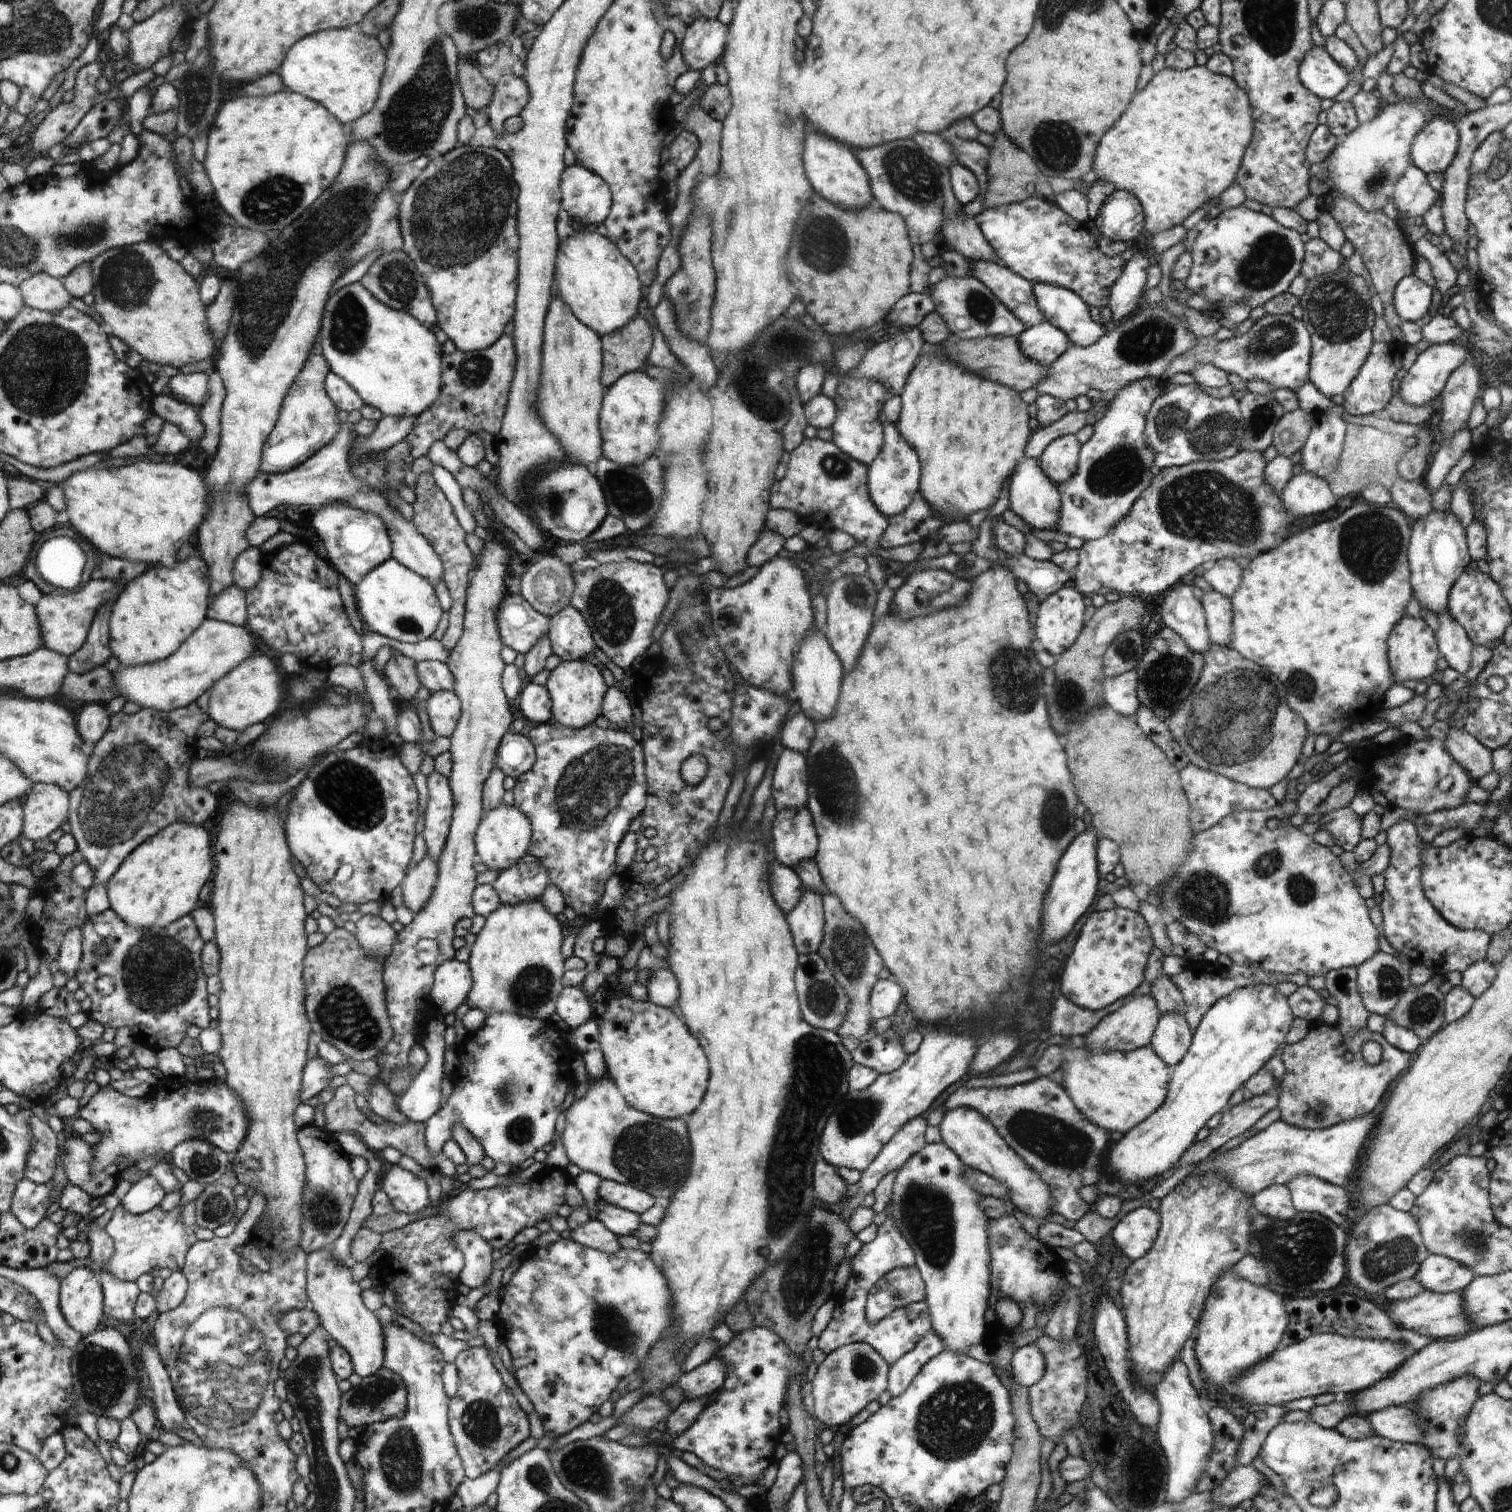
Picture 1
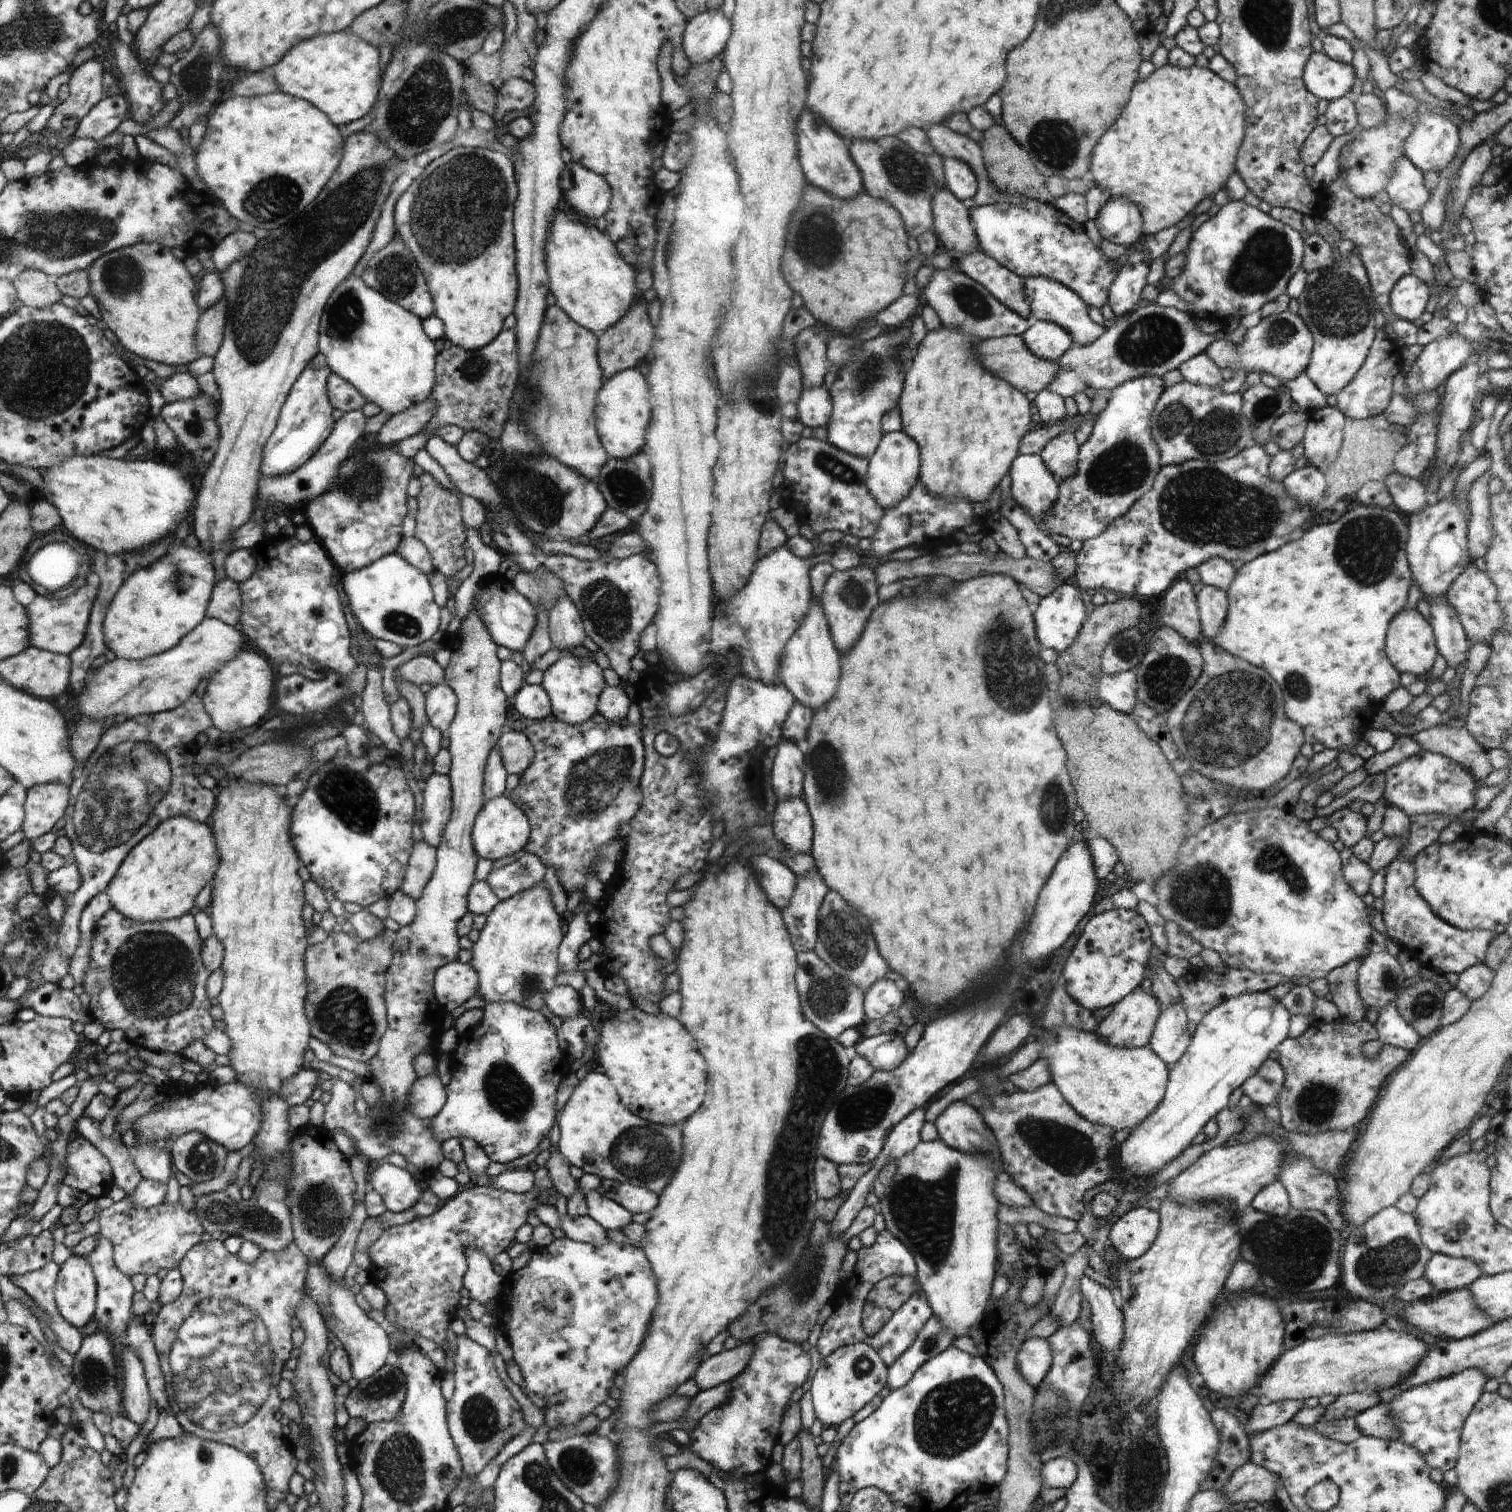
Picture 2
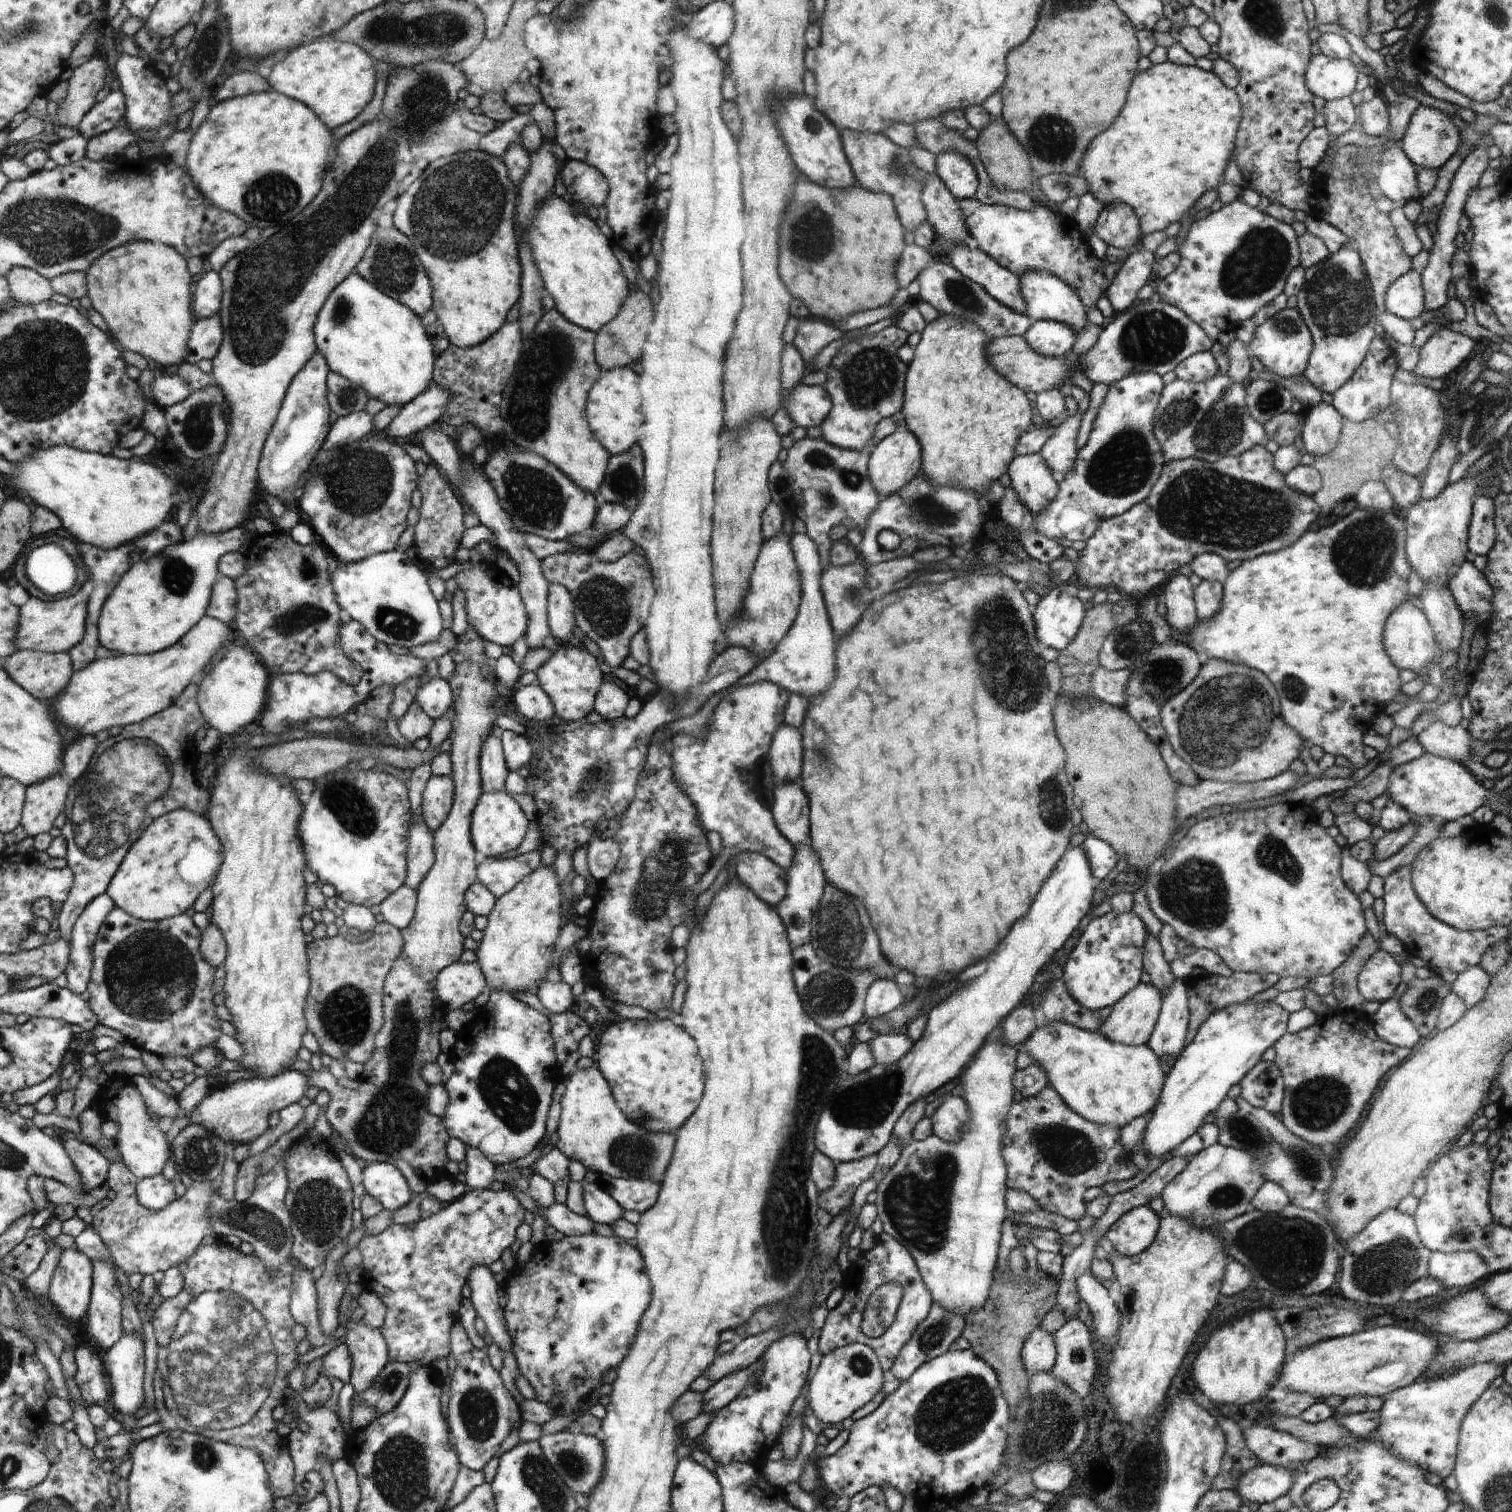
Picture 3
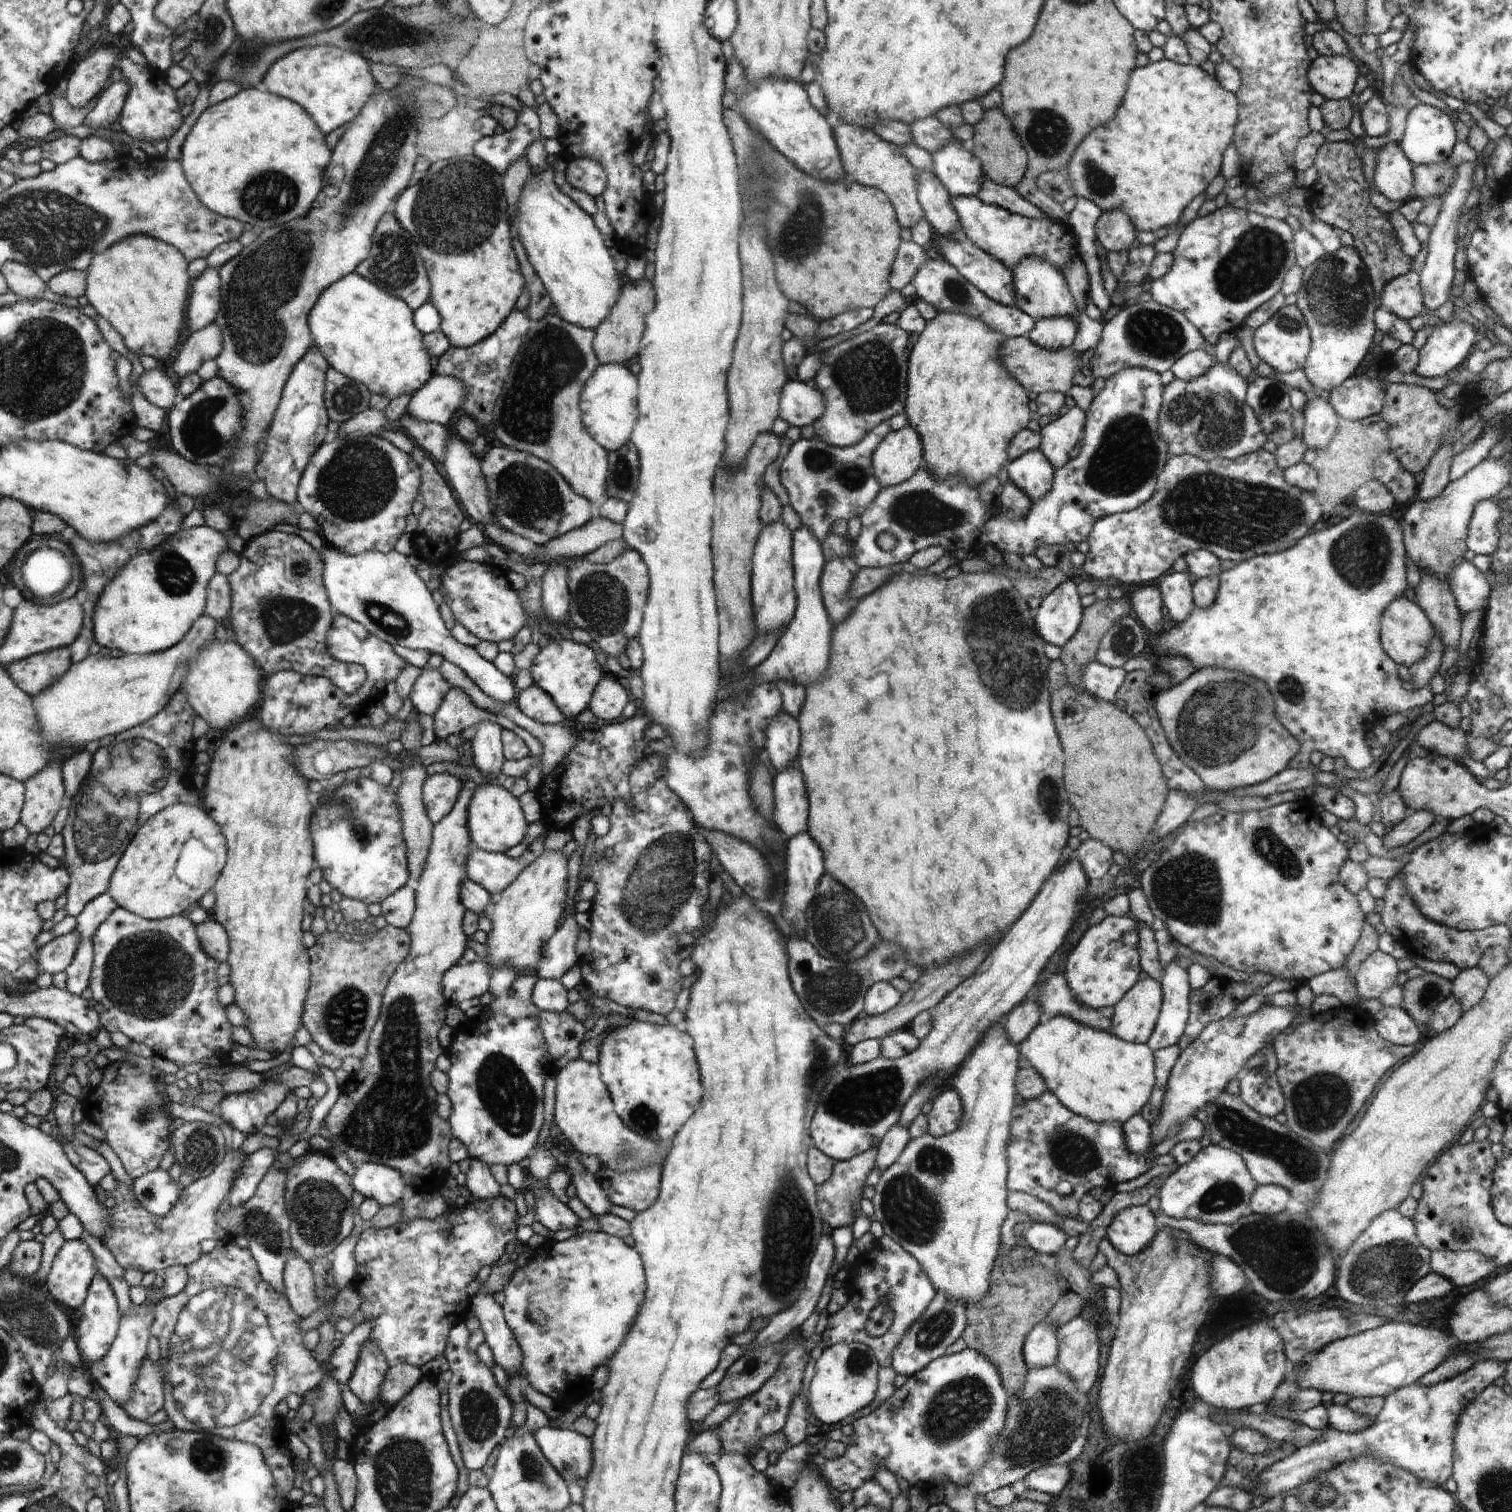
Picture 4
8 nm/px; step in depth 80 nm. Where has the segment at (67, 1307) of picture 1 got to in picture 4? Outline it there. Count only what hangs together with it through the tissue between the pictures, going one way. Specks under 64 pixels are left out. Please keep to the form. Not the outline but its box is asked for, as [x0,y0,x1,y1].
[47,1240,98,1311]

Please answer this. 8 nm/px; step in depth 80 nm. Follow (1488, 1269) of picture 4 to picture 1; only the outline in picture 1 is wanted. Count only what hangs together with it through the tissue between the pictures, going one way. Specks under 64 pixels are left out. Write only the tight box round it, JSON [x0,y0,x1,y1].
[1414,1253,1474,1293]

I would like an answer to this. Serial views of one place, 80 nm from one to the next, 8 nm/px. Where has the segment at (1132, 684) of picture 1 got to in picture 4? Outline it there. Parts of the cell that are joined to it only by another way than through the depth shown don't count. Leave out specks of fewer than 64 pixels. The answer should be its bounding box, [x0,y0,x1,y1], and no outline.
[1082,660,1126,703]

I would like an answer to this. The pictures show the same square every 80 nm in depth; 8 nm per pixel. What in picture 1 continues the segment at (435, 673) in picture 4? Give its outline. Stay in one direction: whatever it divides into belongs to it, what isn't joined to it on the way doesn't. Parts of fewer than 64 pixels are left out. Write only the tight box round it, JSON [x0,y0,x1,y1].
[426,691,461,737]

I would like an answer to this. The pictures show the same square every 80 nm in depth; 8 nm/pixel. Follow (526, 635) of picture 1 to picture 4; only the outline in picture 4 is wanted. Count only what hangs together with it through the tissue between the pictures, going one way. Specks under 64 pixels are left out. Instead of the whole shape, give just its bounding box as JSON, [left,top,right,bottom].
[441,560,527,644]

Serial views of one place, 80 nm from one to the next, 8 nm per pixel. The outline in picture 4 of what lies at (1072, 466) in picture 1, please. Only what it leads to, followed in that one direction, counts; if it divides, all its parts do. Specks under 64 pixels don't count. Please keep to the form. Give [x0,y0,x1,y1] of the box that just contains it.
[1039,405,1086,468]

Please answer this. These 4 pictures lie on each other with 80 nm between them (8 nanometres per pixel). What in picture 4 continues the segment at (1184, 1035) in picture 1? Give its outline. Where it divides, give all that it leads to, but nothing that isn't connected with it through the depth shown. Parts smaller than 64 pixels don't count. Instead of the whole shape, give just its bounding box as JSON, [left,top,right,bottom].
[1148,964,1191,1052]

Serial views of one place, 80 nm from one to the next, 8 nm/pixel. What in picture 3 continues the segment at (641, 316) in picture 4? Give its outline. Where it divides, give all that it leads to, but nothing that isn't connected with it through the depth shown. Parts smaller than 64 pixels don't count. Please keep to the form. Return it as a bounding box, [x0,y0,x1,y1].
[596,288,654,371]

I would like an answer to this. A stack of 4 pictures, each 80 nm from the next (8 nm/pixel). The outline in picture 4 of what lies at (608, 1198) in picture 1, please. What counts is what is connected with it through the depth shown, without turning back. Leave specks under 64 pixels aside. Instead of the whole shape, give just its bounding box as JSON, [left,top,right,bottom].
[595,1165,662,1212]

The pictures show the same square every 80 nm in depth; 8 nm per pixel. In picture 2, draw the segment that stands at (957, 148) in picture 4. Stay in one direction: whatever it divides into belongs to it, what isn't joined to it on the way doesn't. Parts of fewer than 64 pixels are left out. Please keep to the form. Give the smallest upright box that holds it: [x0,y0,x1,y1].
[943,157,977,201]

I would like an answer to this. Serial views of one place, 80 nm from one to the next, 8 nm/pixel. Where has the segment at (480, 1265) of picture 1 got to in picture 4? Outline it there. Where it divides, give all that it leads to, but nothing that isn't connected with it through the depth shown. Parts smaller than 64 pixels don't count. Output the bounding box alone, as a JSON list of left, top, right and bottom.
[471,1267,523,1374]

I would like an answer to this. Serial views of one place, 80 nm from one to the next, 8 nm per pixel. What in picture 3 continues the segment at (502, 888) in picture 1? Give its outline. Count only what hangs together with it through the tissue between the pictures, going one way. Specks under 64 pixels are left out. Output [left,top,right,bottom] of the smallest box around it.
[477,846,541,898]

